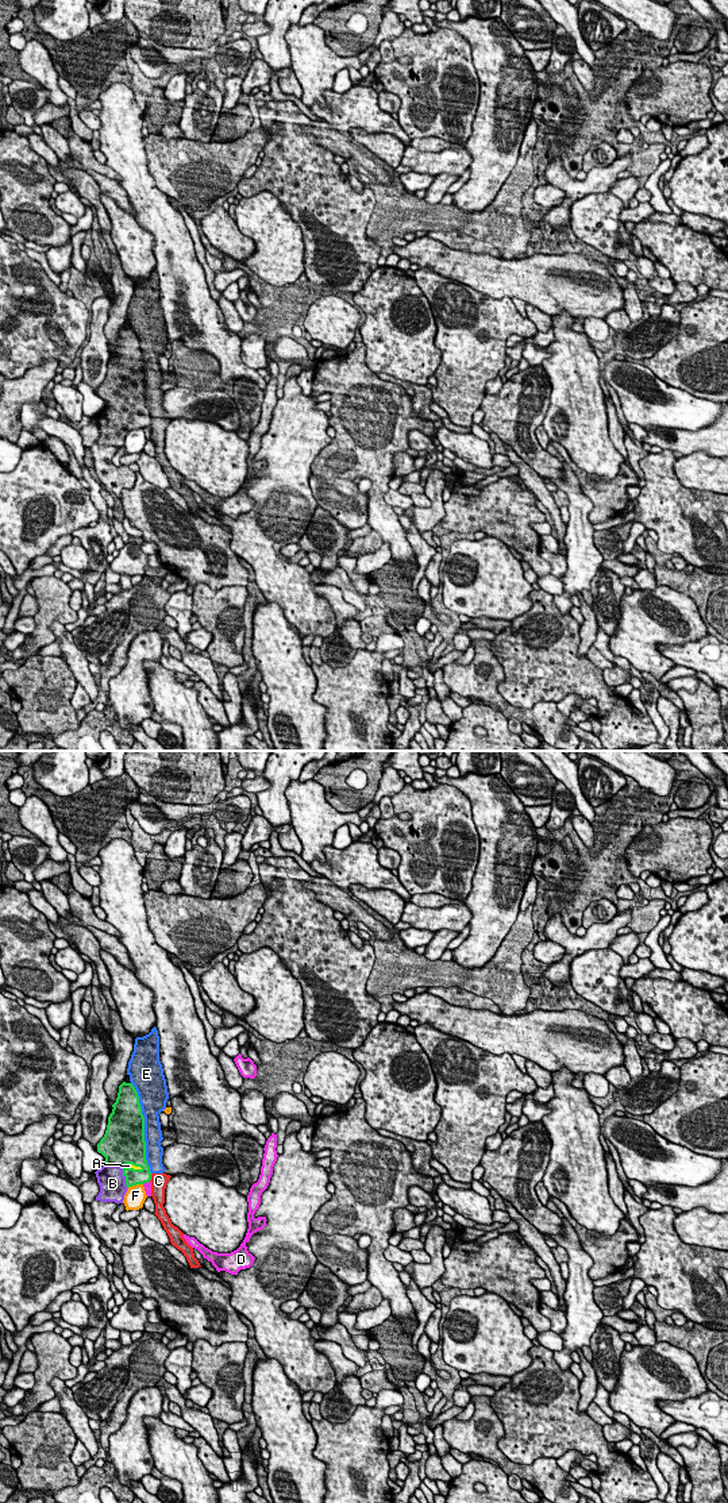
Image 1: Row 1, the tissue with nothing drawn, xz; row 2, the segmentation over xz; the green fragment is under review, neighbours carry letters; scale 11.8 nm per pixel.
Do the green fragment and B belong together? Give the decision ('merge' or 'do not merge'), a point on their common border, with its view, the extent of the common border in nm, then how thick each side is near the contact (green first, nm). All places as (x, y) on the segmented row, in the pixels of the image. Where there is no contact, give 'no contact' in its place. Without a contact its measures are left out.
merge; meets green in xz at (123, 1171); contact 420 nm long; 360 nm thick on the green side, 320 nm on the other

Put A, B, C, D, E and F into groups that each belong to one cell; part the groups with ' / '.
A B / C E / D / F

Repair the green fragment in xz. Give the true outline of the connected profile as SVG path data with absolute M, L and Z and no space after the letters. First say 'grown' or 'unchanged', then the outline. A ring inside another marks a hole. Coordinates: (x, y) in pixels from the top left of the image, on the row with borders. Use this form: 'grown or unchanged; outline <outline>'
grown; outline M123 1082L119 1086L118 1098L112 1107L105 1134L97 1144L97 1152L105 1157L105 1164L95 1172L100 1186L96 1201L119 1205L123 1203L130 1187L149 1183L151 1172L146 1160L145 1117L132 1083Z

